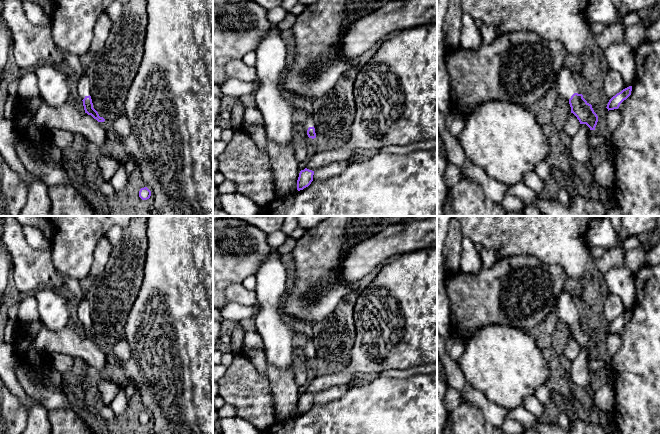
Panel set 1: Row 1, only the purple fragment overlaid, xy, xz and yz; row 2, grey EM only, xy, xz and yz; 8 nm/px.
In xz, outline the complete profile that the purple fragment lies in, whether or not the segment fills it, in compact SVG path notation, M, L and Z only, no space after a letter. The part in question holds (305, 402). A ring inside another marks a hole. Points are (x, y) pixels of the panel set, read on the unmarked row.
M307 392L301 394L297 404L297 414L300 415L308 411L313 405L313 399L314 399L314 395L312 394L309 394Z

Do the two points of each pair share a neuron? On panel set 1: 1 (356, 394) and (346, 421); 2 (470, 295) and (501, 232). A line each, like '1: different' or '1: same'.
1: same
2: different

